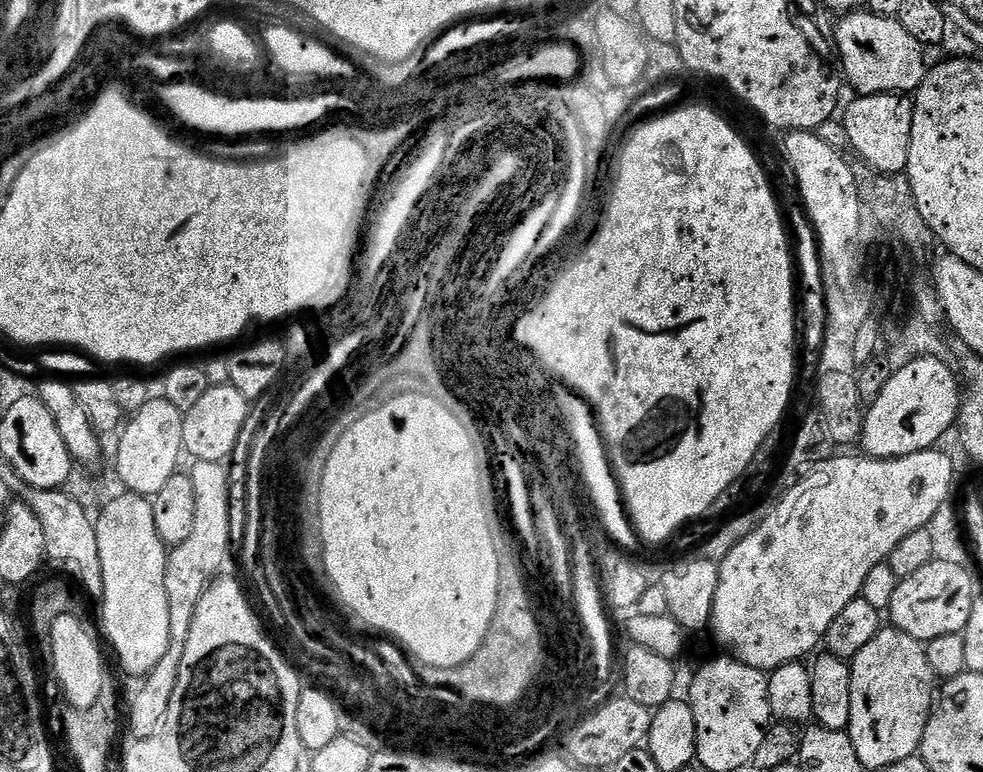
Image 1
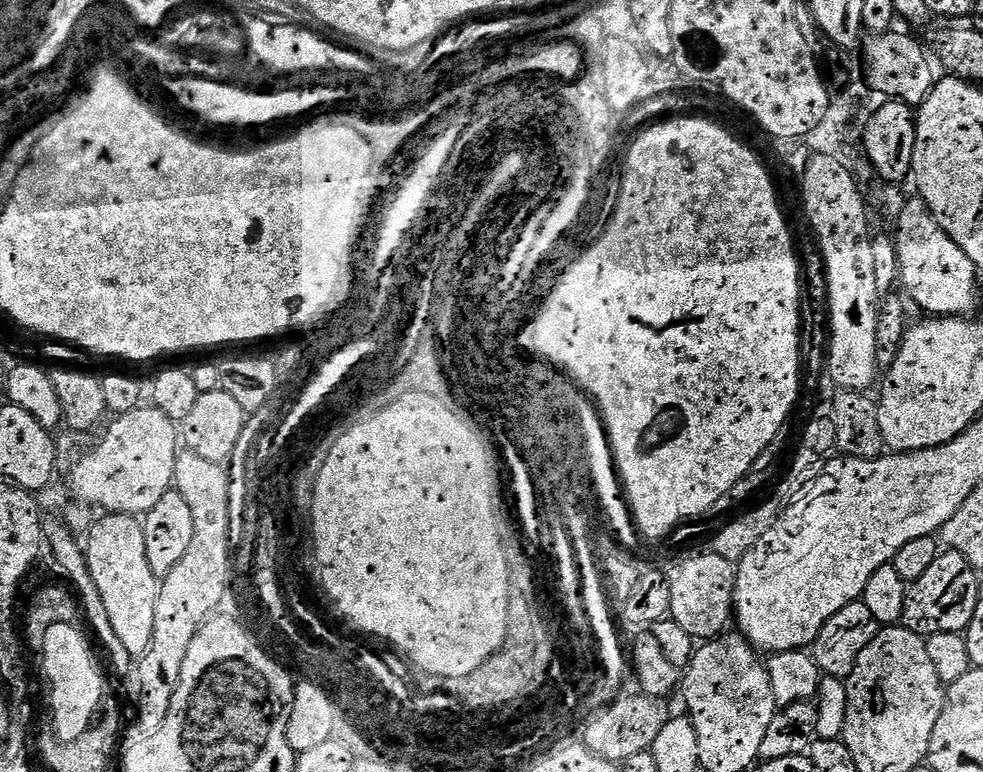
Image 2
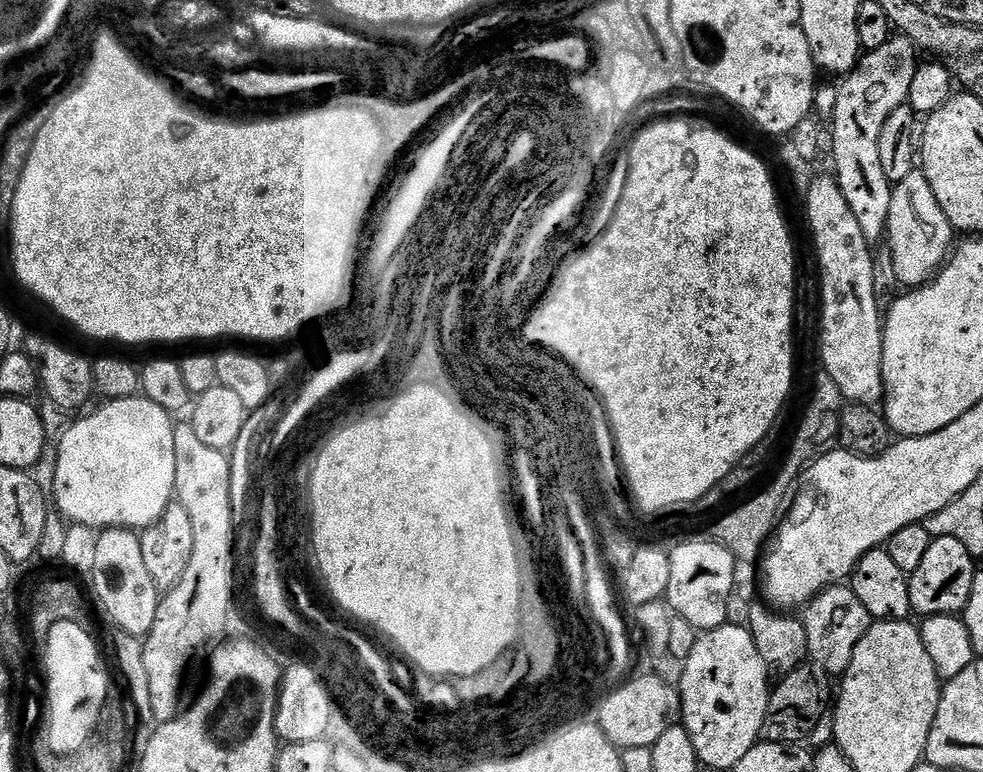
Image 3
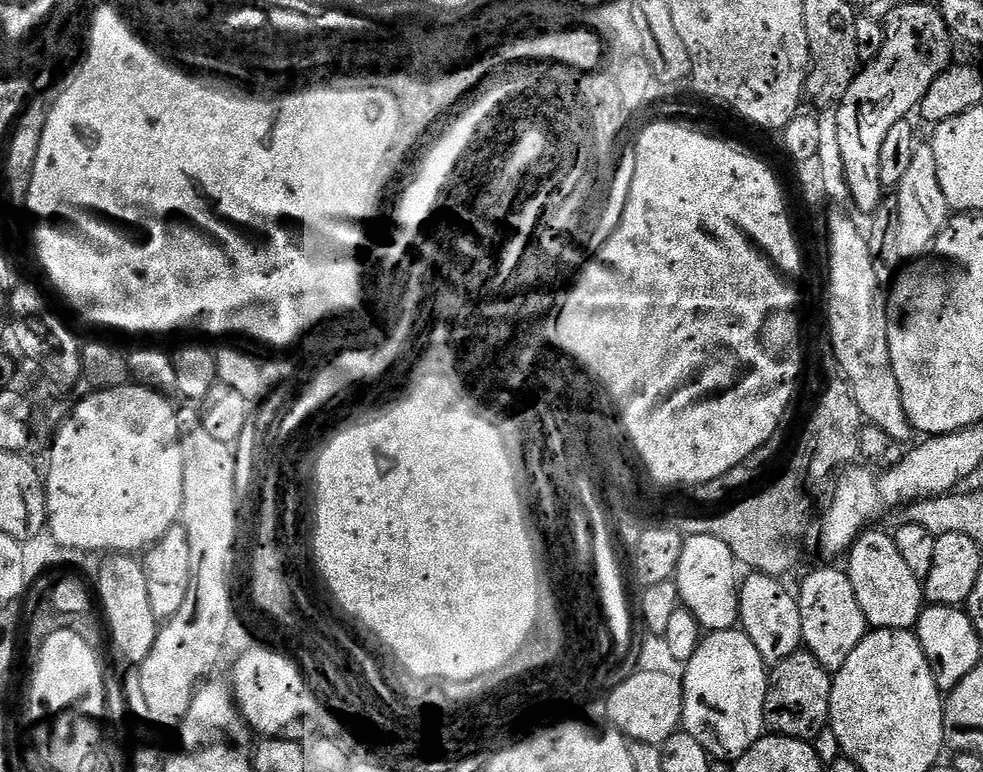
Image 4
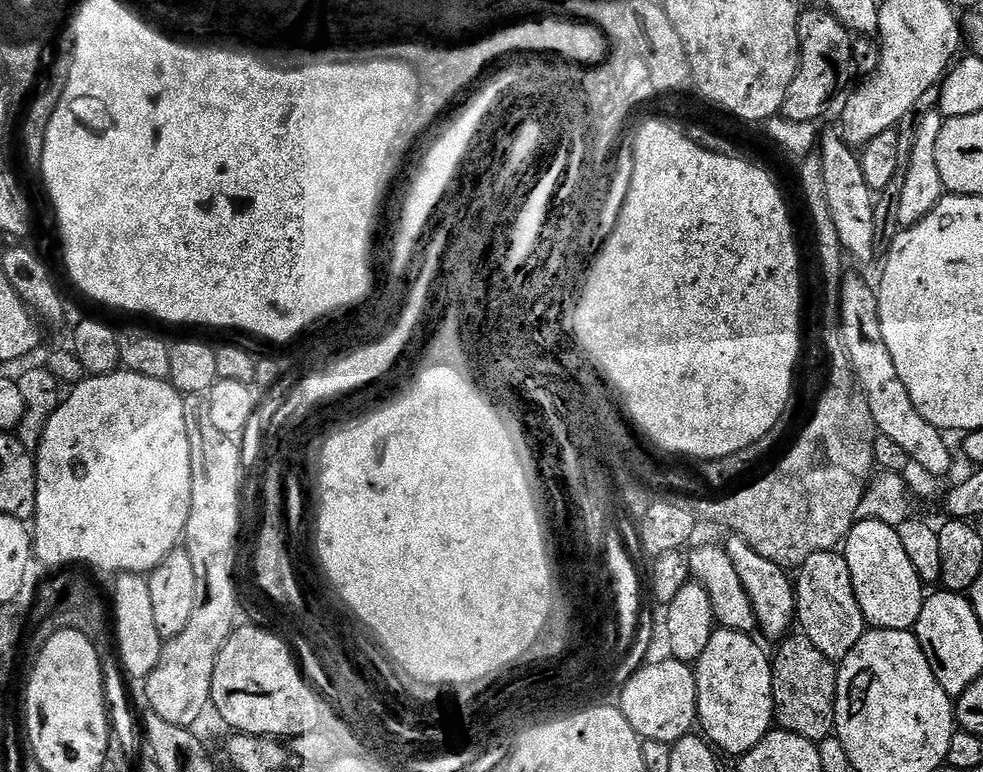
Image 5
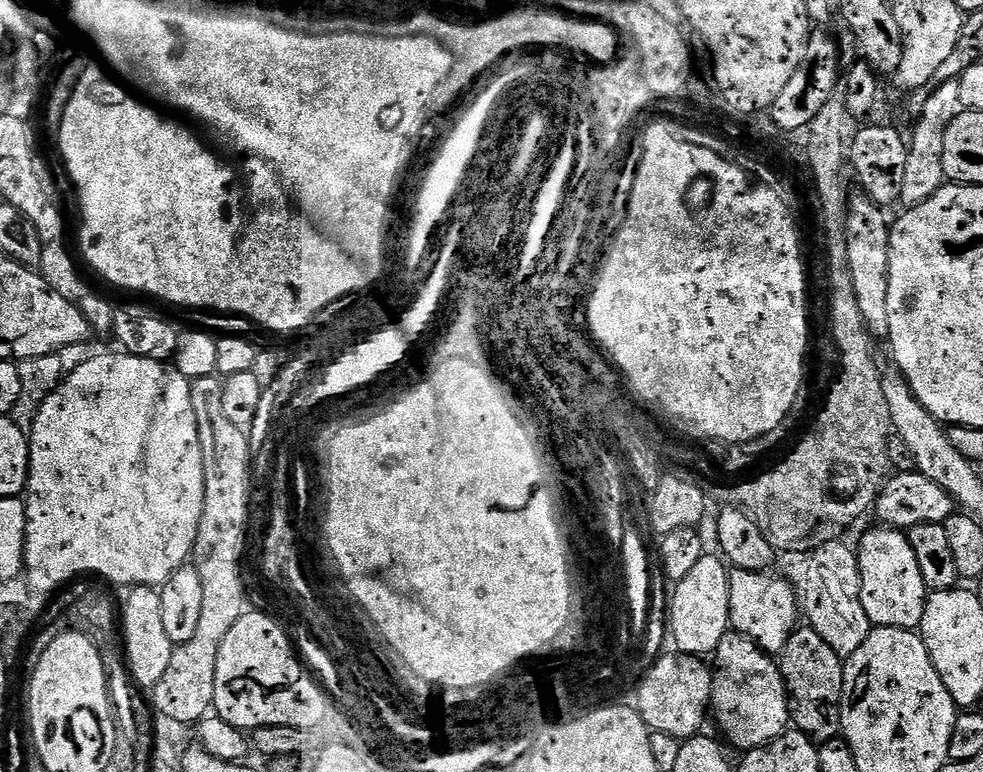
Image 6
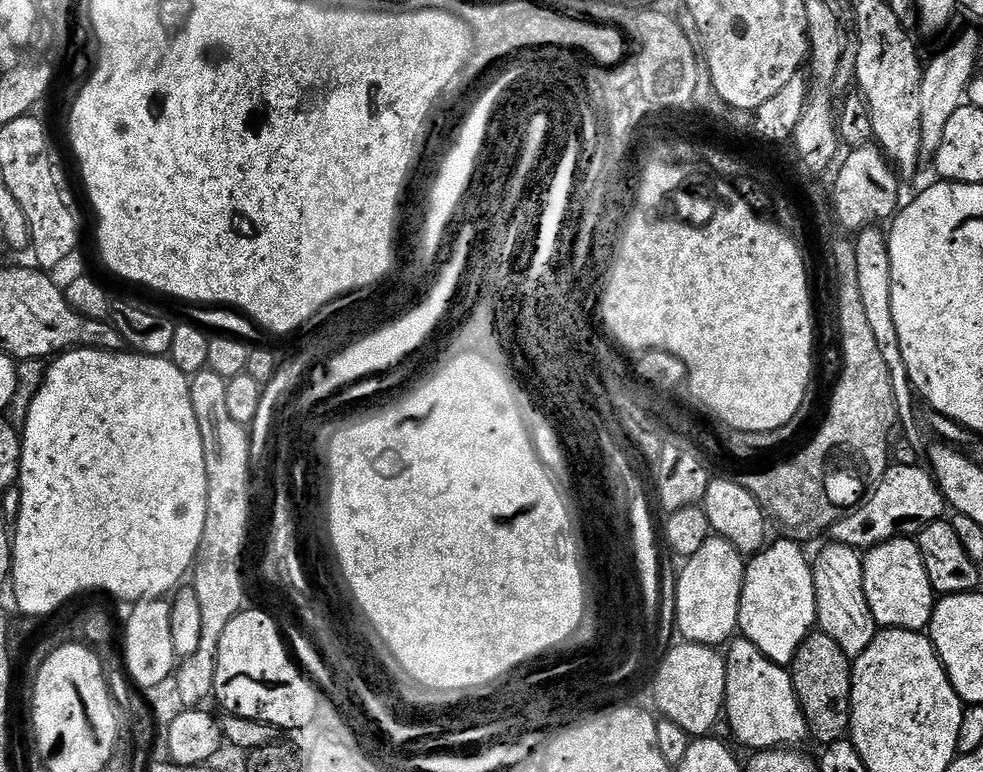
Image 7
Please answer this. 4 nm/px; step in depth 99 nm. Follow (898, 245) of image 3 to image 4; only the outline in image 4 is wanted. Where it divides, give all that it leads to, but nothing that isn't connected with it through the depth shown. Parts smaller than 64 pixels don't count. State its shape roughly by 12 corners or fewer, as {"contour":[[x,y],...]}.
{"contour":[[931,143],[917,147],[898,202],[899,253],[912,262],[950,219]]}

